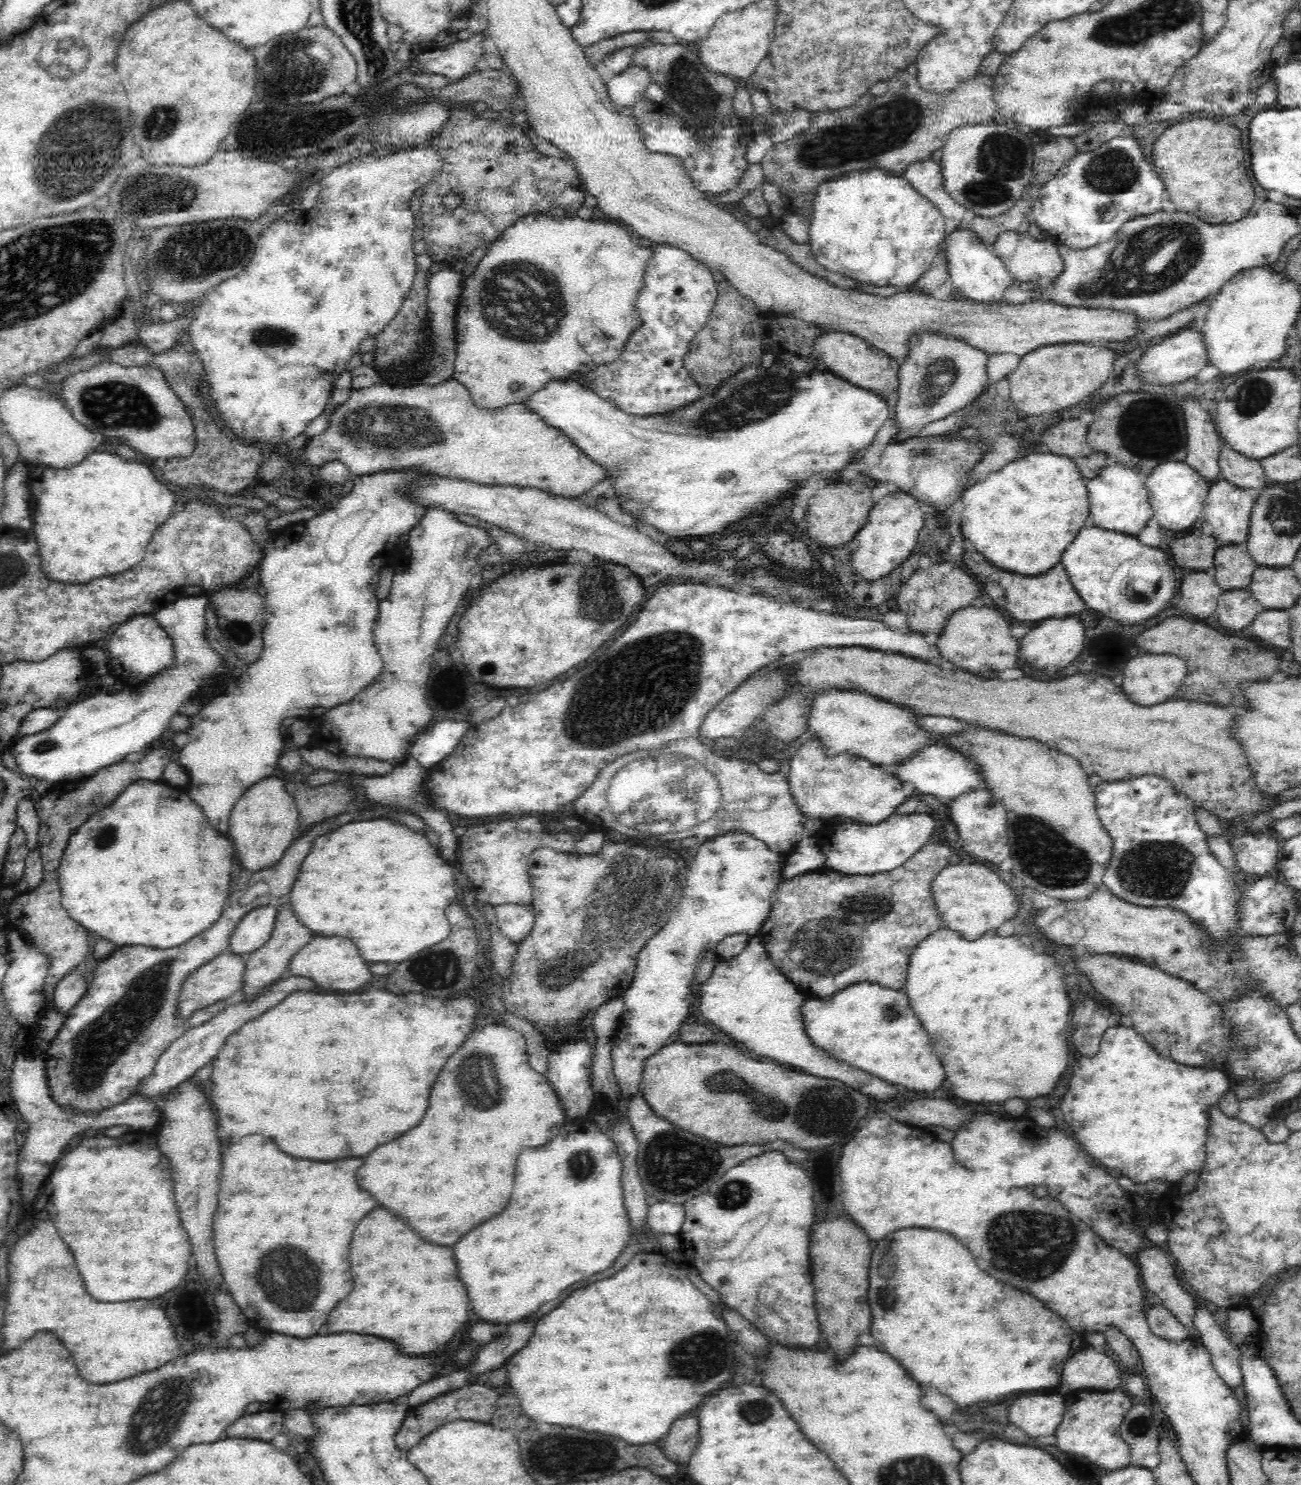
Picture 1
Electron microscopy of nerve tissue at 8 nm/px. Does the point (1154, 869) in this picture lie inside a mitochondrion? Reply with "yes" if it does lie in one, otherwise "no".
yes

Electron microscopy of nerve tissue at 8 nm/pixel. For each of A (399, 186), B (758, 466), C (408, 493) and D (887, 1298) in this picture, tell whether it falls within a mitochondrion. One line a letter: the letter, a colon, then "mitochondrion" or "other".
A: other
B: other
C: other
D: mitochondrion

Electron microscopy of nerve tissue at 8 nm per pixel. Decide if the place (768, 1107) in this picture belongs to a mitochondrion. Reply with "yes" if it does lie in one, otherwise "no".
yes

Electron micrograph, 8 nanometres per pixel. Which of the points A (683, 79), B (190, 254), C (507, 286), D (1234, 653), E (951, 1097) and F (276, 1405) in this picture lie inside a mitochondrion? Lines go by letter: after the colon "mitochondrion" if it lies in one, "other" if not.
A: mitochondrion
B: mitochondrion
C: mitochondrion
D: mitochondrion
E: other
F: other

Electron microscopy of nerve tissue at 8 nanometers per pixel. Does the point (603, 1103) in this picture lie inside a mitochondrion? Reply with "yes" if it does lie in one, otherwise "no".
no

